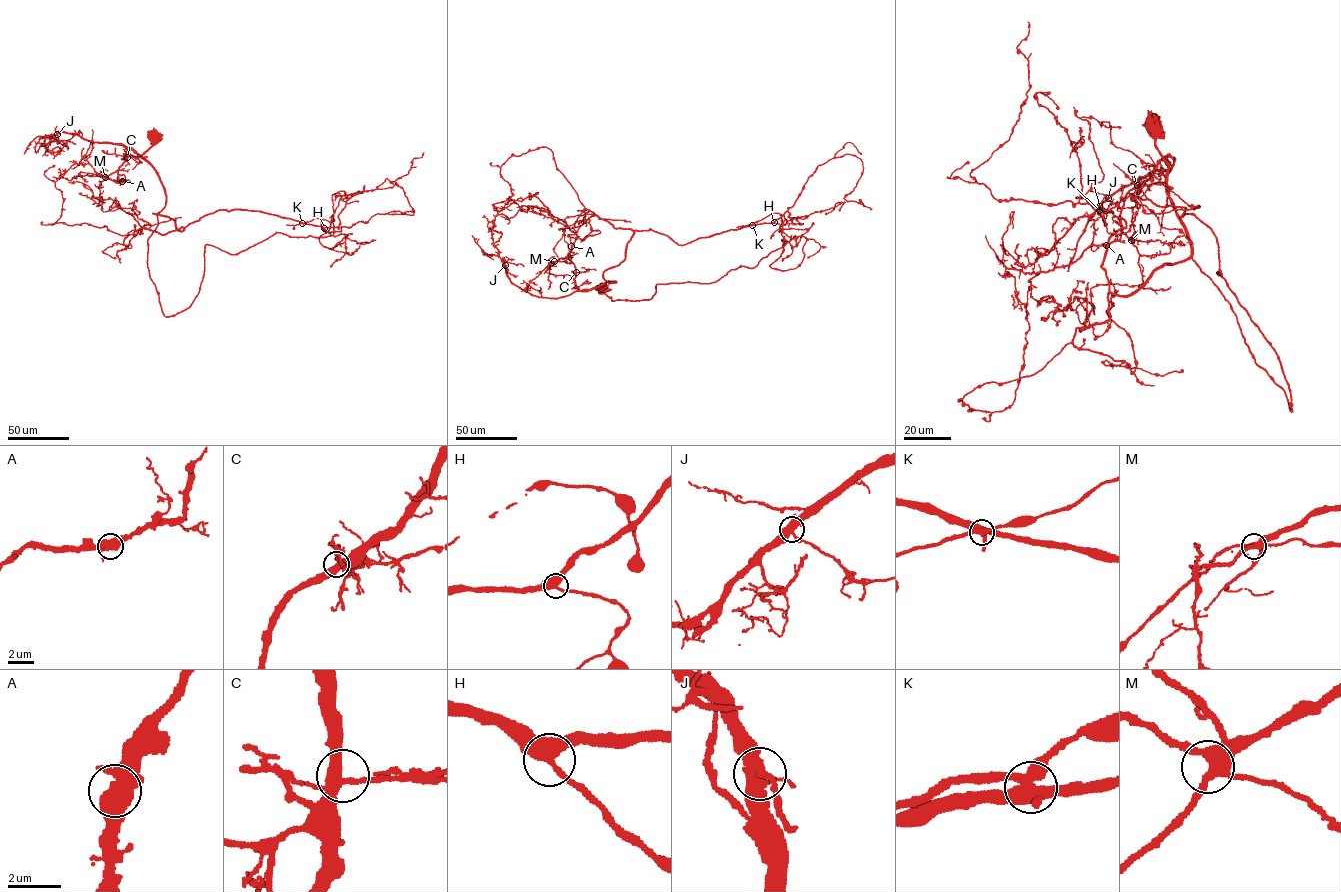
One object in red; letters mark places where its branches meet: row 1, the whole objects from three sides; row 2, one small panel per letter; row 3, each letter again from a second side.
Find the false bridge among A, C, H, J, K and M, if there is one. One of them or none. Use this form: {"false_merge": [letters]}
{"false_merge": ["K"]}

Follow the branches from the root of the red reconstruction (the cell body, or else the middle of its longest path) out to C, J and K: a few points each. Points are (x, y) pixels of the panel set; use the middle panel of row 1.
C: (602, 288), (599, 286), (580, 290), (574, 279), (576, 272)
J: (602, 288), (599, 286), (575, 291), (561, 297), (539, 297), (512, 283), (505, 264)
K: (602, 288), (590, 289), (616, 282), (603, 273), (624, 259), (635, 230), (651, 228), (681, 245), (752, 224)

